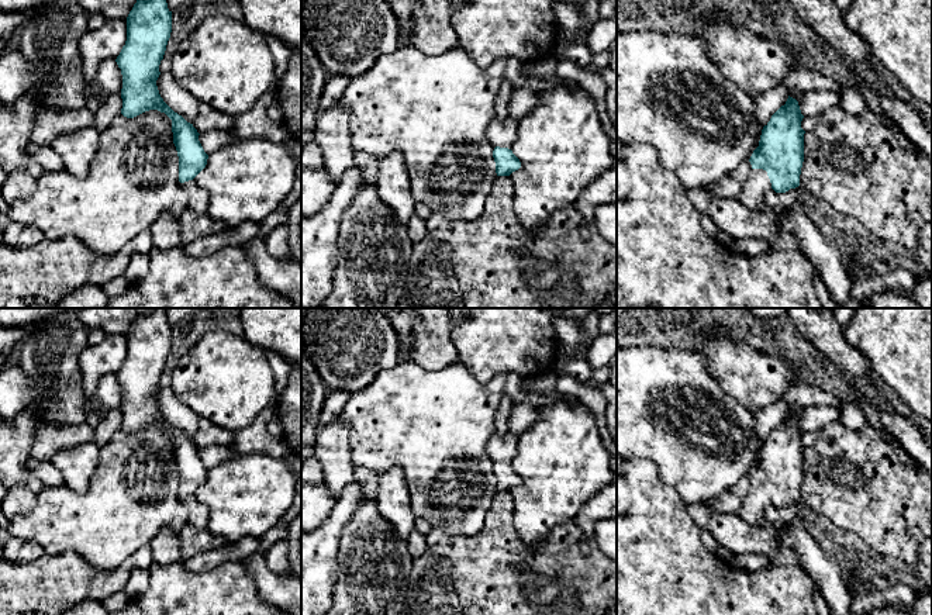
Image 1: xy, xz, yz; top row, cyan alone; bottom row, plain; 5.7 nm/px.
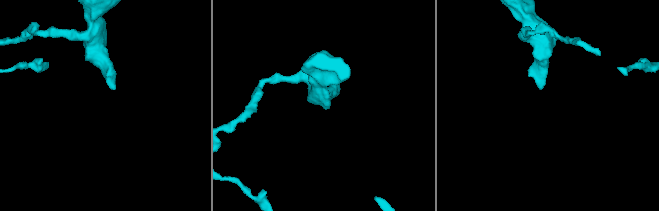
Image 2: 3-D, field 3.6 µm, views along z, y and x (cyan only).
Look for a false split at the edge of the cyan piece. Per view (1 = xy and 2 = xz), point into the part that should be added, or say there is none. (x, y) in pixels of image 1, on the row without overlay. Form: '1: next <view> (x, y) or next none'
1: next xy (197, 514)
2: next xz (503, 449)

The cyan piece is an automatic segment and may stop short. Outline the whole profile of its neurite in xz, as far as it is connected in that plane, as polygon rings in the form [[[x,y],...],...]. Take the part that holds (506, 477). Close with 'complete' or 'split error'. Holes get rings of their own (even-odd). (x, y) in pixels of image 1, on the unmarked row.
[[[508,432],[505,436],[493,435],[487,442],[487,452],[494,460],[493,473],[497,491],[510,491],[521,483],[519,474],[511,462],[517,457],[519,436]]] | split error

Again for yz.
[[[788,411],[763,442],[759,462],[749,474],[752,487],[736,512],[749,528],[766,526],[763,515],[772,505],[786,508],[800,501],[805,449],[802,433],[798,417]]] | split error

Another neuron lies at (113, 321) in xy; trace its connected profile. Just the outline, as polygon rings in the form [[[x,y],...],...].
[[[80,308],[77,318],[89,328],[101,329],[106,335],[125,335],[137,318],[135,308]]]

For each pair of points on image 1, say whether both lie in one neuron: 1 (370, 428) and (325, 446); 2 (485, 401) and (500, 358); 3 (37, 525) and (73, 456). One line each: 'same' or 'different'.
1: different
2: different
3: different

